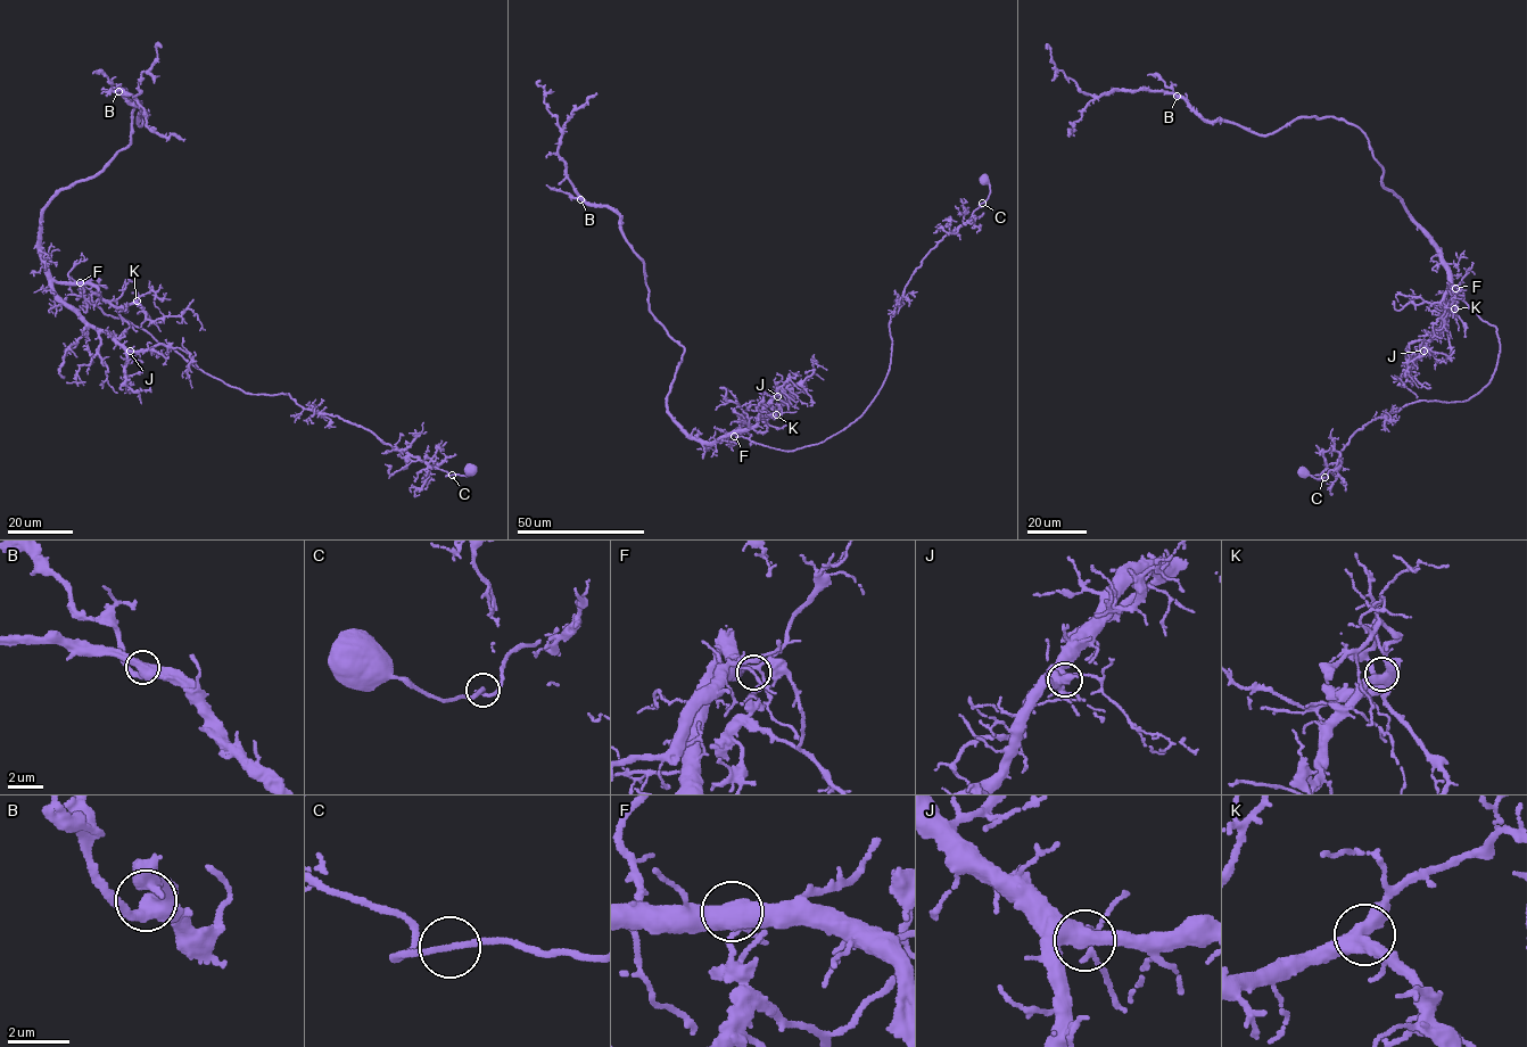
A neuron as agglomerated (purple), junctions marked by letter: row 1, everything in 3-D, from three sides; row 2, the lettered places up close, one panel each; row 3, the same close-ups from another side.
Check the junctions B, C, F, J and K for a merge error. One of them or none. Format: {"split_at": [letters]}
{"split_at": ["F"]}

